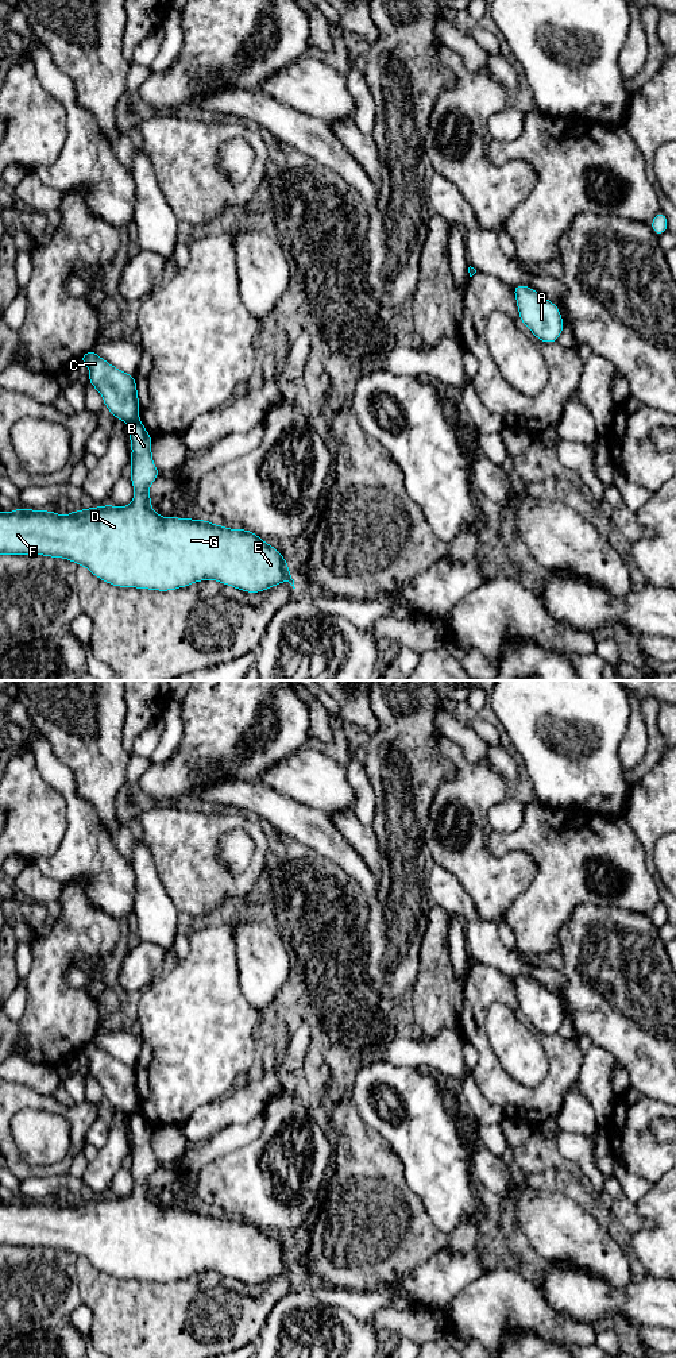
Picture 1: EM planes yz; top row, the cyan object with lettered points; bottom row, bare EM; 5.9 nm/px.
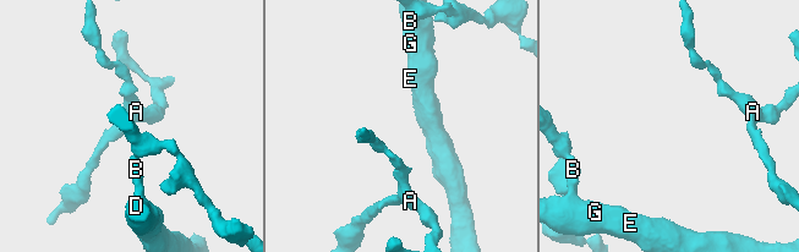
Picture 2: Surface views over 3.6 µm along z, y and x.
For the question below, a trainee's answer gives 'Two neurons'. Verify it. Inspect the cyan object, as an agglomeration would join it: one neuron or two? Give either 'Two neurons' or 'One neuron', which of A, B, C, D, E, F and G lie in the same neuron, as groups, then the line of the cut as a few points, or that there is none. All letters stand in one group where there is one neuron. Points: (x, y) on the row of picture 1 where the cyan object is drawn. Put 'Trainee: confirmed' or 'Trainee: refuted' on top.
Trainee: confirmed
Two neurons. Groups: A C / B D E F G. Split along yz (136, 416), (128, 423)

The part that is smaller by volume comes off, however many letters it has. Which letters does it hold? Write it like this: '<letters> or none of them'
B, D, E, F, G

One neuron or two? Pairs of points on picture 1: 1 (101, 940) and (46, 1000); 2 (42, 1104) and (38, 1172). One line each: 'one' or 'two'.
1: one
2: one

